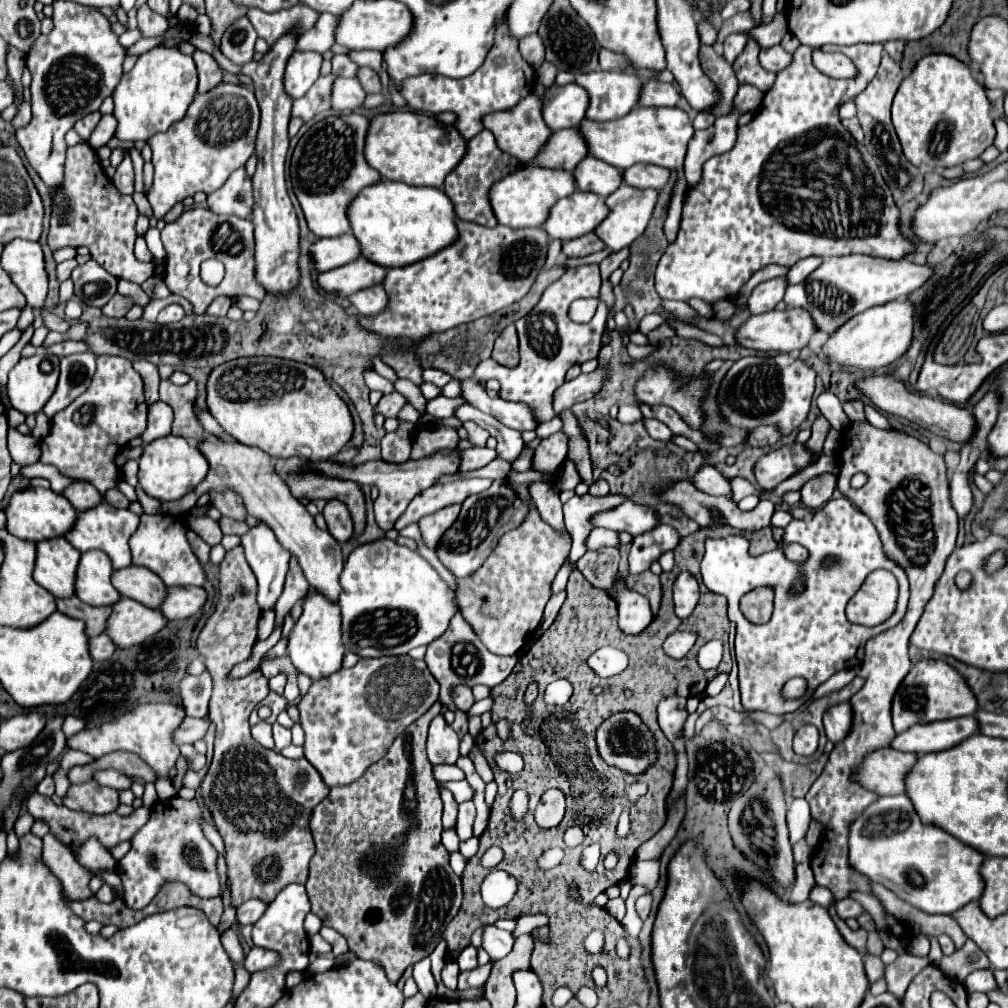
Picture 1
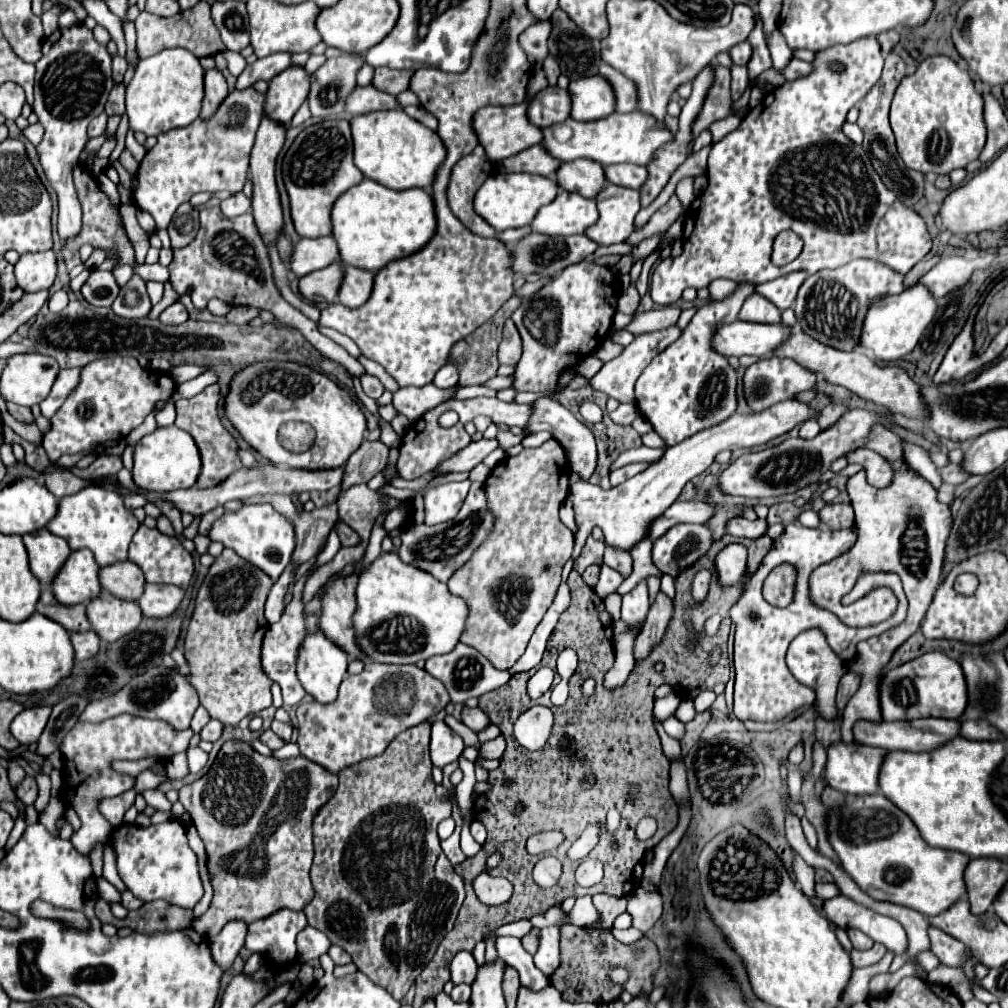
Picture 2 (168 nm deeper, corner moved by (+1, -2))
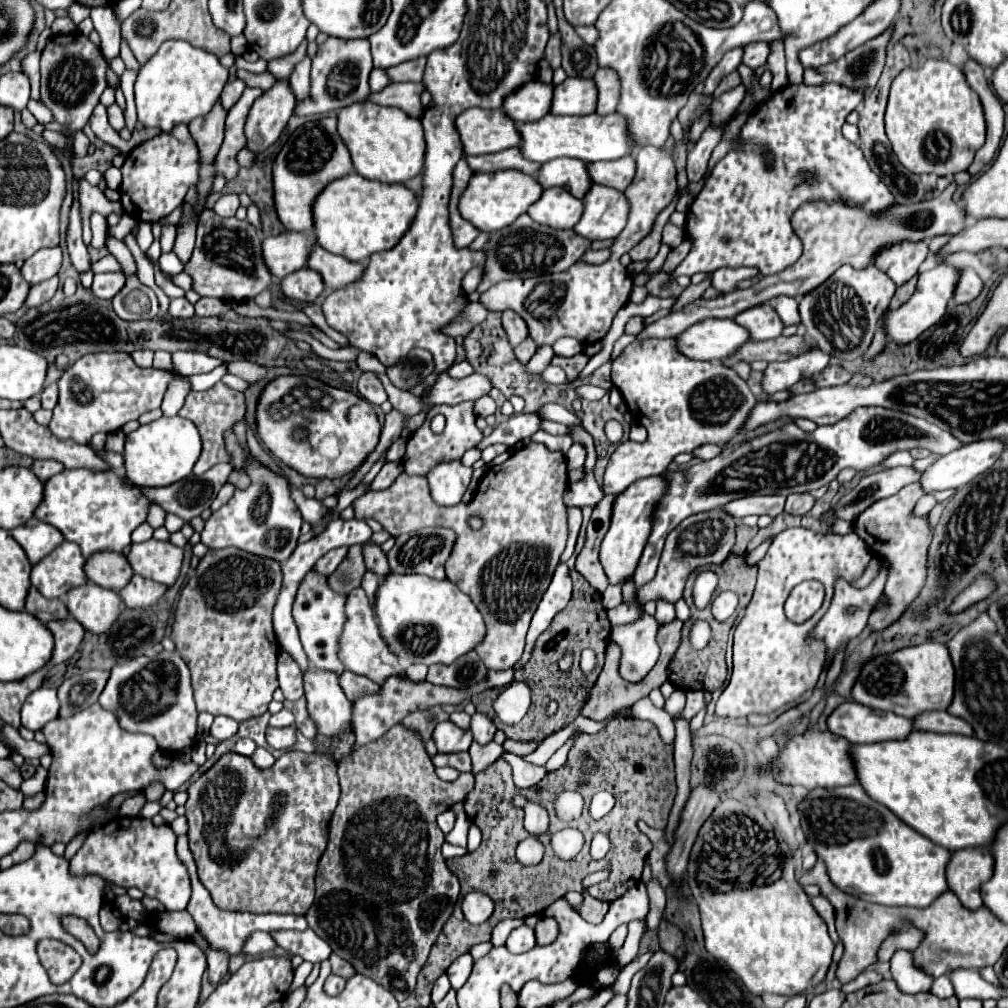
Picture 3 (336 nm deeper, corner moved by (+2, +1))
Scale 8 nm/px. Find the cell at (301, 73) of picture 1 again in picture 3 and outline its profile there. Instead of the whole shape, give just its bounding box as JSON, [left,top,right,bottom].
[244,80,296,154]

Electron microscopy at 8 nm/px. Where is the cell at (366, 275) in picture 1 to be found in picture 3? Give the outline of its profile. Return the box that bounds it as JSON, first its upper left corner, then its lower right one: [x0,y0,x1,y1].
[280,268,324,304]

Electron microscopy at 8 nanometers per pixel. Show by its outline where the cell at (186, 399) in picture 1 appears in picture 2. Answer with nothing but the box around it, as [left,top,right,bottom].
[175,385,241,489]

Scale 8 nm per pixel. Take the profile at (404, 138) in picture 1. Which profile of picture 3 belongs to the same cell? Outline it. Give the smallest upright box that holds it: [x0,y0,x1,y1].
[338,100,426,182]

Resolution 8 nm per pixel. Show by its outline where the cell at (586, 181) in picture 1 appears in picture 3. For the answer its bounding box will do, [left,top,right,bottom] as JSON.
[538,158,590,198]

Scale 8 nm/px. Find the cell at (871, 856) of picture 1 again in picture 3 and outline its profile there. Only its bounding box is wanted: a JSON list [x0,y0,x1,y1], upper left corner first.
[800,784,950,908]

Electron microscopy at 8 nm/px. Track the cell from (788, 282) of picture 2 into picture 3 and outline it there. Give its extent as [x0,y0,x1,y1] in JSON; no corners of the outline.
[770,298,800,326]

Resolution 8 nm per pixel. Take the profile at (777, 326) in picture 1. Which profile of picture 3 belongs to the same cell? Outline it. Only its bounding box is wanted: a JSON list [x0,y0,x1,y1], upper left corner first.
[676,318,748,360]

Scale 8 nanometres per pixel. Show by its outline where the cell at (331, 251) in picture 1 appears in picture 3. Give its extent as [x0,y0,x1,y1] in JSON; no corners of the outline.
[262,232,314,278]

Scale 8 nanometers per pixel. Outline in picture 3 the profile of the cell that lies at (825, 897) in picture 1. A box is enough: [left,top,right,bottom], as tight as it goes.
[890,950,934,994]

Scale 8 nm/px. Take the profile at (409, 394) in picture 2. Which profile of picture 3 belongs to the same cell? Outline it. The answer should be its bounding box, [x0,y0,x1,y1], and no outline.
[426,372,494,406]

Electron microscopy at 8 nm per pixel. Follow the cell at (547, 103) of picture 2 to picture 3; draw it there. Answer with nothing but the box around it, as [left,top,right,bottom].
[502,80,554,124]

